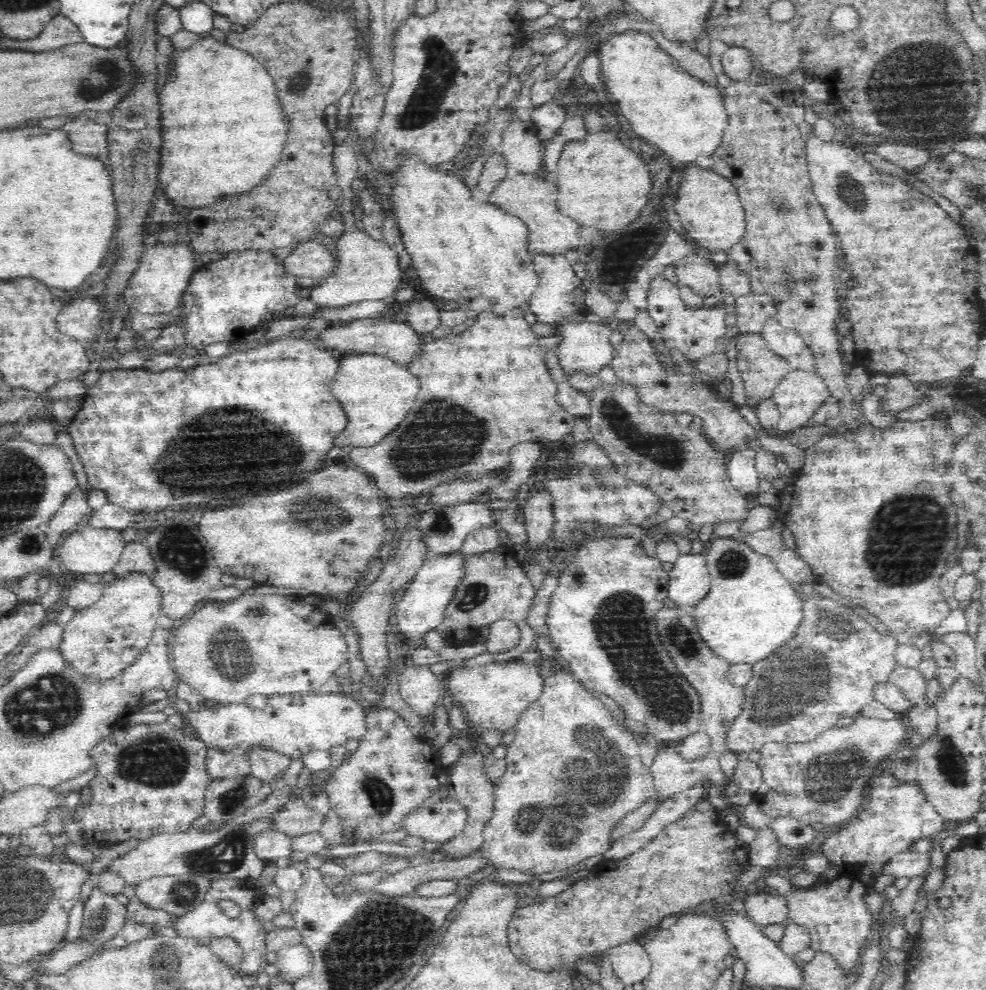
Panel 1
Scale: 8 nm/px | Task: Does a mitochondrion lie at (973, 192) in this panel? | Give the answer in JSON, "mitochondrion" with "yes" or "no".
{"mitochondrion":"yes"}

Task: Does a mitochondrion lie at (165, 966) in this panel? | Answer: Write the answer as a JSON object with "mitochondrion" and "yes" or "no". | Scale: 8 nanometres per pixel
{"mitochondrion":"yes"}

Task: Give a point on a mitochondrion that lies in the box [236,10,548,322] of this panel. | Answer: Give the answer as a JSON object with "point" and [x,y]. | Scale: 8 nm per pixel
{"point":[439,70]}

